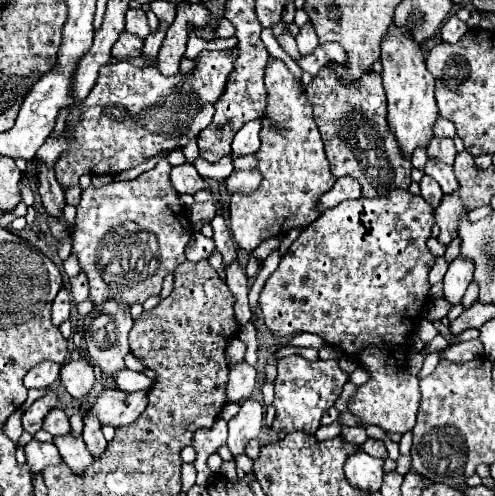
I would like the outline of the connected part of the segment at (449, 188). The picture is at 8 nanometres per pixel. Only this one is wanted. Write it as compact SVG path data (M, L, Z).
M428 160L424 172L428 176L432 176L440 184L444 194L456 192L460 188L460 184L458 184L458 180L456 180L456 176L452 172L452 166L448 166L448 164L436 164L436 160Z

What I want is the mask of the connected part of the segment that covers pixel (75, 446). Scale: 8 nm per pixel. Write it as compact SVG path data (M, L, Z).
M68 434L68 436L56 436L56 438L54 438L54 444L58 446L62 460L68 464L68 468L70 468L74 474L82 476L84 470L86 470L88 466L92 466L92 456L88 456L88 450L84 448L84 440L72 438L72 436Z

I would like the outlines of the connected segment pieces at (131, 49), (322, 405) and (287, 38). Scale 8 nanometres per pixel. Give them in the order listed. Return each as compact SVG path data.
M122 30L120 36L118 36L118 40L116 40L114 46L112 46L112 56L120 58L120 60L126 60L128 56L140 56L142 44L144 44L144 42L142 42L138 36Z
M294 354L278 364L278 380L276 380L276 418L272 428L294 432L316 432L320 426L322 412L330 406L334 406L336 398L342 392L342 386L348 382L348 372L344 372L338 364L338 360L320 360L320 362L308 362L306 358Z
M288 29L284 30L283 33L279 35L277 40L282 48L292 57L292 59L297 60L301 57L297 48L295 37L290 34Z

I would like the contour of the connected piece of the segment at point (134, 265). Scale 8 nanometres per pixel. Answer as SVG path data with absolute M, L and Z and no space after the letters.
M160 160L152 170L140 174L134 180L114 180L102 188L90 186L82 192L82 202L78 204L70 242L72 254L80 262L80 270L88 276L90 298L96 308L106 300L114 300L118 306L126 308L146 302L150 296L160 294L164 276L172 274L186 260L184 246L192 238L192 224L188 222L184 206L178 202L178 192L170 184L170 168L172 166L166 160Z

